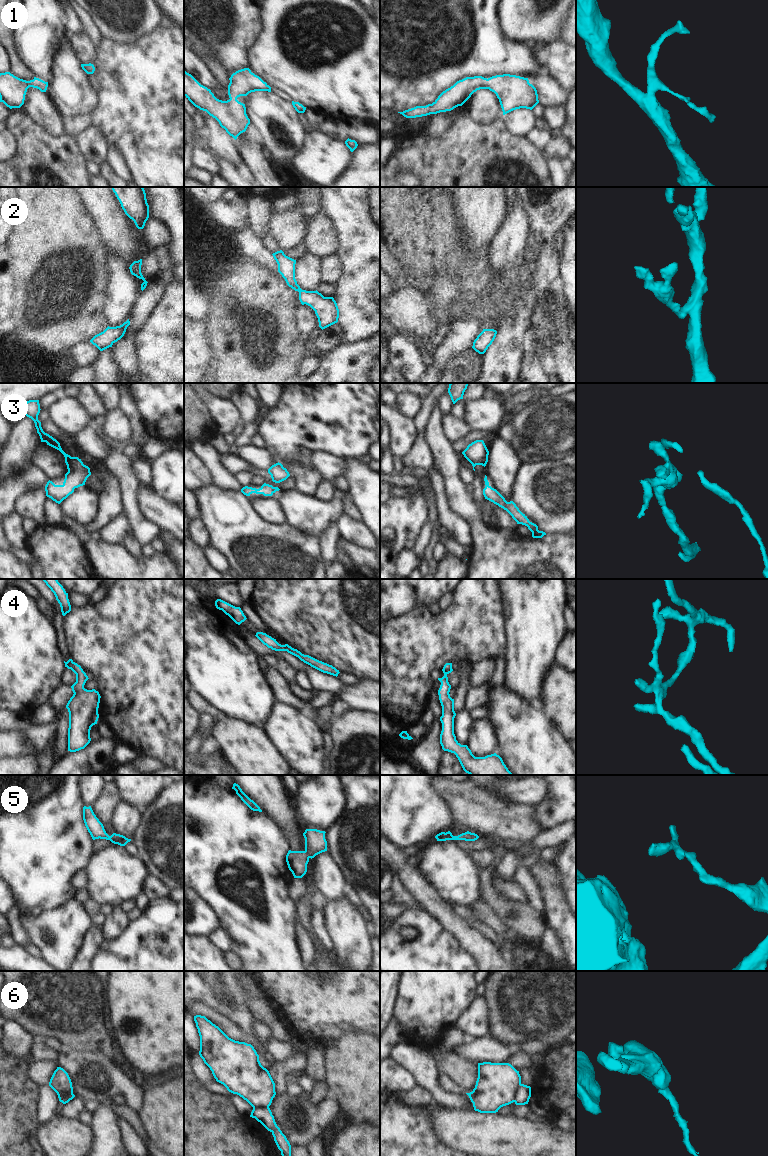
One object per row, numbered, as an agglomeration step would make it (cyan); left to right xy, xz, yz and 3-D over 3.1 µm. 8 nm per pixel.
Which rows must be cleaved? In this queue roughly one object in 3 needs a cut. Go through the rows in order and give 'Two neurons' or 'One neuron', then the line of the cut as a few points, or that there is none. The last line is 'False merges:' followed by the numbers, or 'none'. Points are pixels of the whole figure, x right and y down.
1: One neuron. No split
2: One neuron. No split
3: One neuron. No split
4: One neuron. No split
5: One neuron. No split
6: Two neurons. Split along yz (520, 1083), (513, 1101)
False merges: 6

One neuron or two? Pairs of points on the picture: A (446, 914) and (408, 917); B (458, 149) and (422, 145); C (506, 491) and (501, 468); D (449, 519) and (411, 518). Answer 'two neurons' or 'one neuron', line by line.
A: two neurons
B: one neuron
C: one neuron
D: two neurons

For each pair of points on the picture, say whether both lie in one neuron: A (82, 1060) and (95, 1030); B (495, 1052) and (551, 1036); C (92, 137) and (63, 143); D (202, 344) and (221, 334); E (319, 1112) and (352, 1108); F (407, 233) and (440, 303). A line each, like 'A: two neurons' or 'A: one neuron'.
A: two neurons
B: two neurons
C: two neurons
D: two neurons
E: two neurons
F: two neurons

